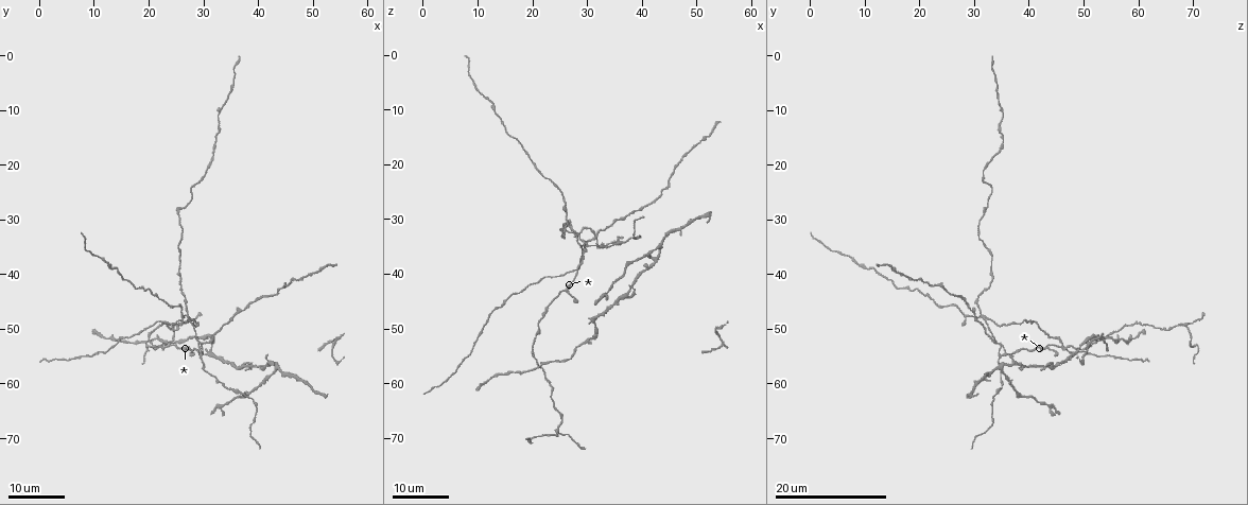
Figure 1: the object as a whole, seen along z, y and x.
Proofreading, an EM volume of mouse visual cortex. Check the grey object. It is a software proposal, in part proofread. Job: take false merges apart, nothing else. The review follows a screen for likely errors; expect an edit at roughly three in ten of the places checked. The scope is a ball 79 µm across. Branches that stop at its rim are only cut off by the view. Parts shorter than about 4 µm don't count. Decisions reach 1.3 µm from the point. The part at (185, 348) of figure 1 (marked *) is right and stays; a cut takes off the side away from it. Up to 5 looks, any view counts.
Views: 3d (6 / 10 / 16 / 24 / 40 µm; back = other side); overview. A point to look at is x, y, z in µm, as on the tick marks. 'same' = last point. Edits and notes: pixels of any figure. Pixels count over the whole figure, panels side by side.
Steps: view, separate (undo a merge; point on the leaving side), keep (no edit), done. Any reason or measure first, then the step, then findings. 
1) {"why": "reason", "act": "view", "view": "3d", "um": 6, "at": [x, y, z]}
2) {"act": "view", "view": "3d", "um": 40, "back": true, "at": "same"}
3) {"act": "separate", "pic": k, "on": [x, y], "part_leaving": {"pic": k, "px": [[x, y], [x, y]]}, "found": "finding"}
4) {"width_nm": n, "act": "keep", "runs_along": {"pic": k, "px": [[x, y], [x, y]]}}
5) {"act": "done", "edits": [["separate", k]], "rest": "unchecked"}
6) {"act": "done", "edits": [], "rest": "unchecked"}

{"why": "a fork", "act": "view", "view": "3d", "um": 16, "at": [37.5, 56.5, 42.5]}

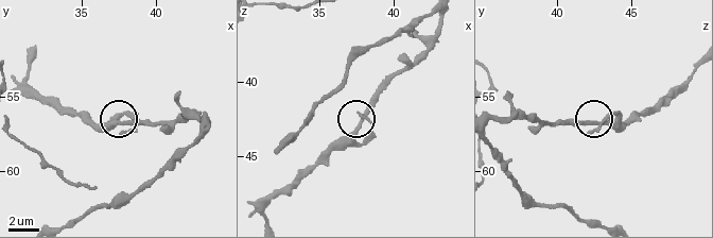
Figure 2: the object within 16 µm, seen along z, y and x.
{"act": "view", "view": "3d", "um": 10, "at": [38.0, 56.8, 42.4]}

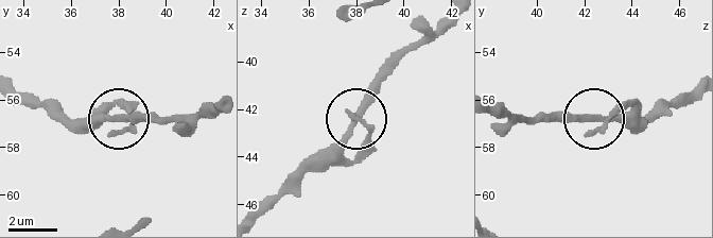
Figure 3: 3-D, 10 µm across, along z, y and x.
{"act": "view", "view": "3d", "um": 6, "at": [38.0, 56.9, 42.3]}

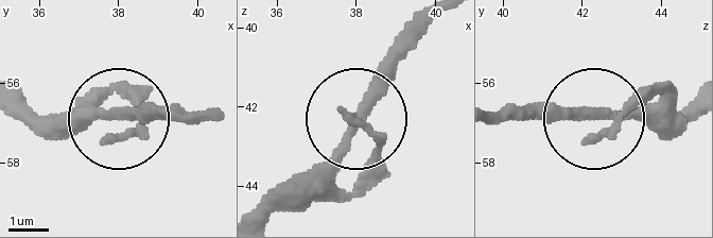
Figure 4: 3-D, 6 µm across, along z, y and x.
{"arms": 3, "act": "keep", "found": "one cell here"}

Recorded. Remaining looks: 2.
{"why": "small branch off a trunk", "act": "view", "view": "3d", "um": 16, "at": [30.0, 54.5, 34.5]}

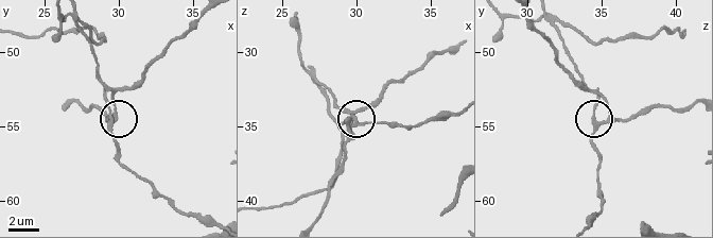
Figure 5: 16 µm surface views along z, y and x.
{"act": "view", "view": "3d", "um": 10, "at": [29.6, 54.8, 34.6]}

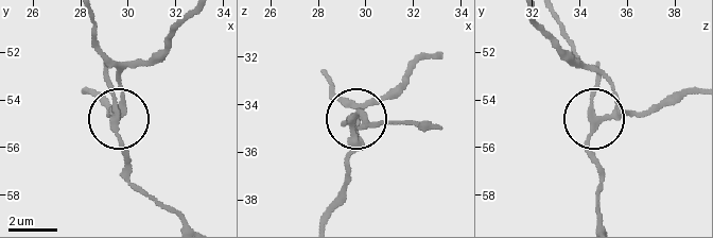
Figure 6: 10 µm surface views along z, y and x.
{"side_arm_um": 27, "act": "keep", "runs_along": {"pic": 6, "px": [[324, 218], [346, 175], [352, 120], [359, 115], [368, 126]]}, "found": "all the same cell"}

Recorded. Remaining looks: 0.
{"act": "done", "edits": [], "rest": "unchecked"}

